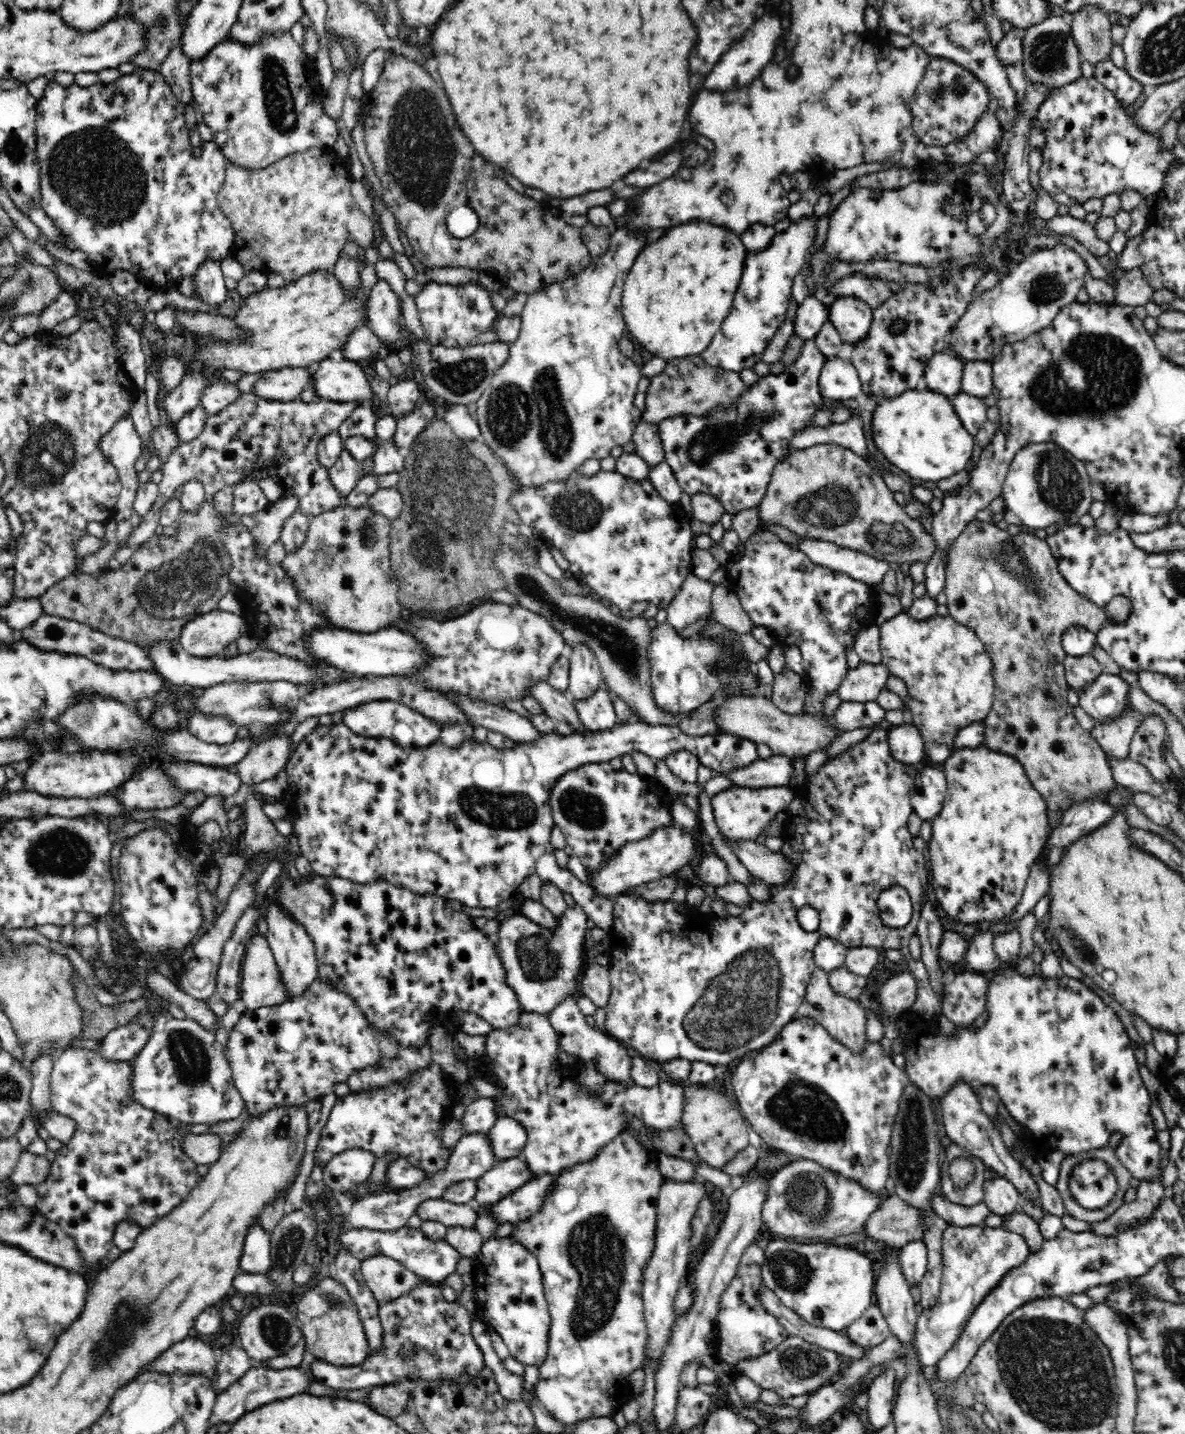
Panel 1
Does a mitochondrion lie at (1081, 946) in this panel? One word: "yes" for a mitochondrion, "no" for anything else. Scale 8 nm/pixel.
yes

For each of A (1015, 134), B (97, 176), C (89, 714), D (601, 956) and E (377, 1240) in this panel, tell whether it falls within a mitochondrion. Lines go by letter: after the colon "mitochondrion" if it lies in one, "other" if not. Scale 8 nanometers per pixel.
A: other
B: mitochondrion
C: mitochondrion
D: other
E: other

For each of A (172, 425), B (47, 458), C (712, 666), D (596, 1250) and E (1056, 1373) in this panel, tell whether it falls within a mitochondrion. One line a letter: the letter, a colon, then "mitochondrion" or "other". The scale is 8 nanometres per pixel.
A: other
B: mitochondrion
C: mitochondrion
D: mitochondrion
E: mitochondrion

